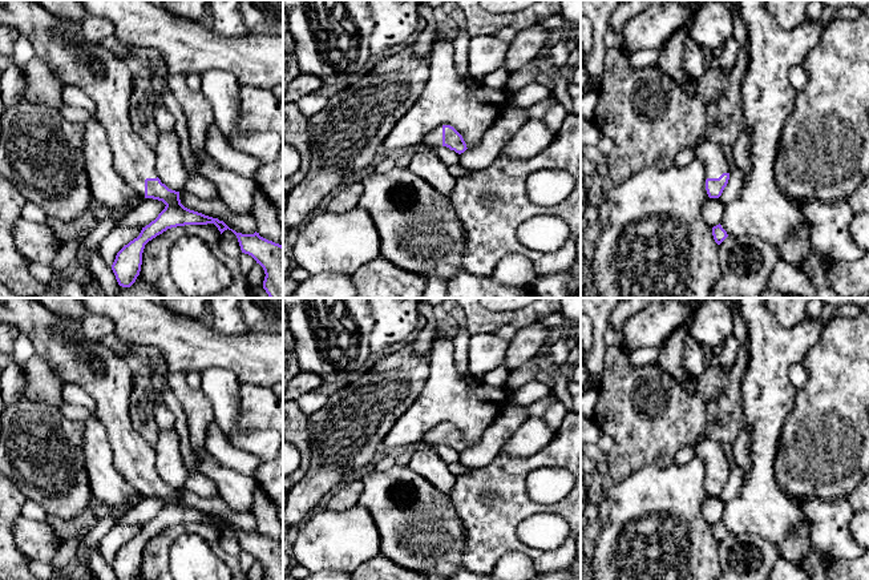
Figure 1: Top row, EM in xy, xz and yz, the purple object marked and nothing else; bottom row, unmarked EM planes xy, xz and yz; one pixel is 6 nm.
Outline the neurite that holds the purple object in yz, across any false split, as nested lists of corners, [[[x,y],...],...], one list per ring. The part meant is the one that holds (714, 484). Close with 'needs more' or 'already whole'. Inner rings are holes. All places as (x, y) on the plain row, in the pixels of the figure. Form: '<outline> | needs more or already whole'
[[[698,440],[696,456],[706,464],[706,488],[710,496],[719,496],[729,478],[729,463],[725,452],[716,440]]] | needs more

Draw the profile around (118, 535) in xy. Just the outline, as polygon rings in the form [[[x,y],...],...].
[[[117,524],[112,527],[98,541],[98,552],[101,557],[112,565],[117,551],[137,536],[142,525],[140,524]]]

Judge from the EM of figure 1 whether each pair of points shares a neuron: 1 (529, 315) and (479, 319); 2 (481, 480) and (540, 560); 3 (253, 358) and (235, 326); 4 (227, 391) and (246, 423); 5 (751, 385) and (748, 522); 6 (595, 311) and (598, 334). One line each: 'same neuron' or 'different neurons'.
1: same neuron
2: same neuron
3: different neurons
4: different neurons
5: same neuron
6: same neuron

